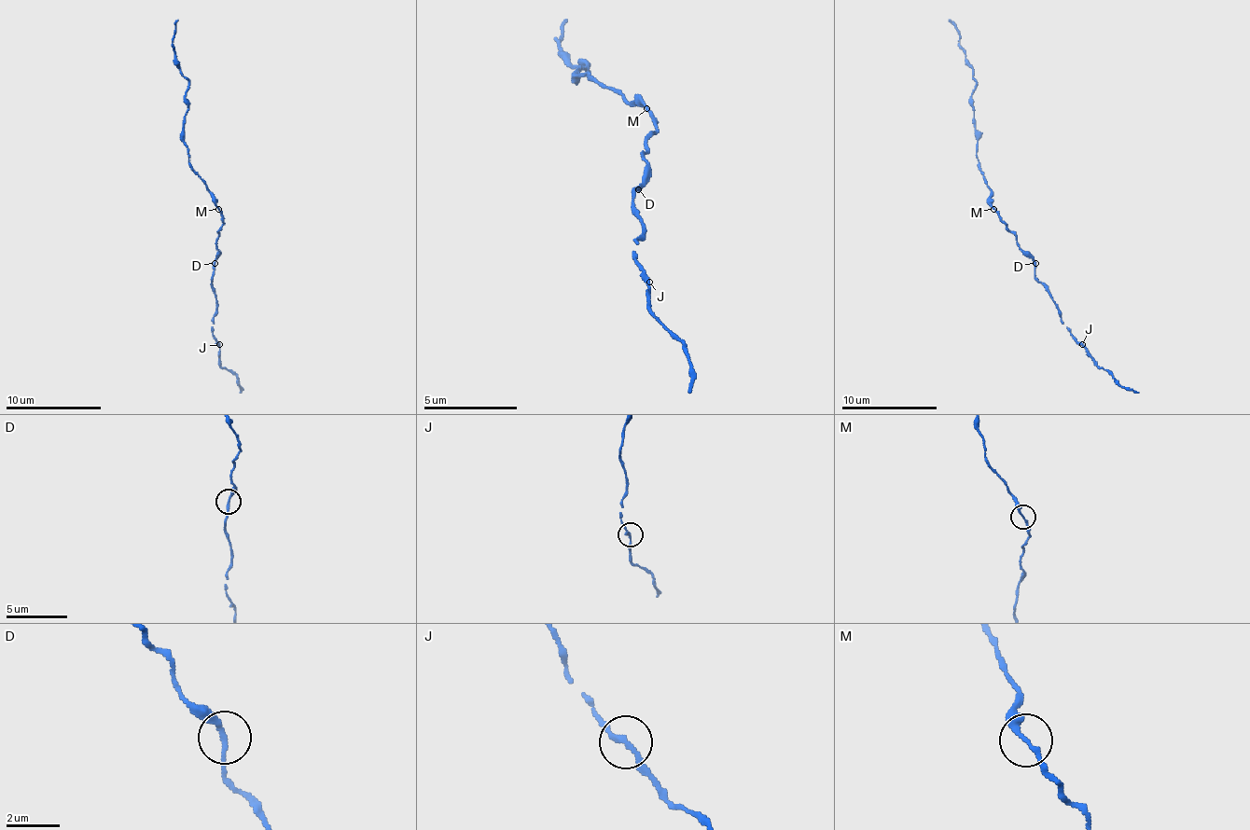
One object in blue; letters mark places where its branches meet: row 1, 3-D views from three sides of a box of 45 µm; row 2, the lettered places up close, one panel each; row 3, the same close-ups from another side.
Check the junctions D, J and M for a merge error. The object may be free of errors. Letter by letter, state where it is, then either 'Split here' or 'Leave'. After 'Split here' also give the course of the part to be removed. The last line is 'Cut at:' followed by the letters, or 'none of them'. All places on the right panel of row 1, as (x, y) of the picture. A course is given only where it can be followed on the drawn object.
D: Place: (1035, 263). Leave
J: Place: (1082, 344). Leave
M: Place: (993, 209). Leave
Cut at: none of them

